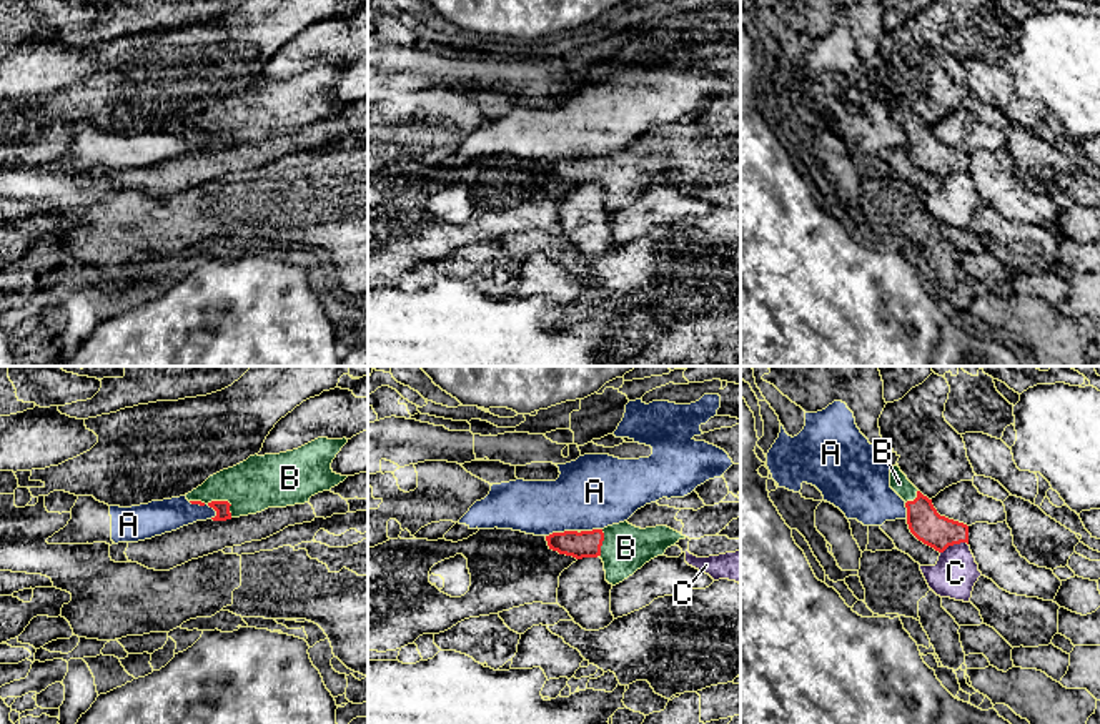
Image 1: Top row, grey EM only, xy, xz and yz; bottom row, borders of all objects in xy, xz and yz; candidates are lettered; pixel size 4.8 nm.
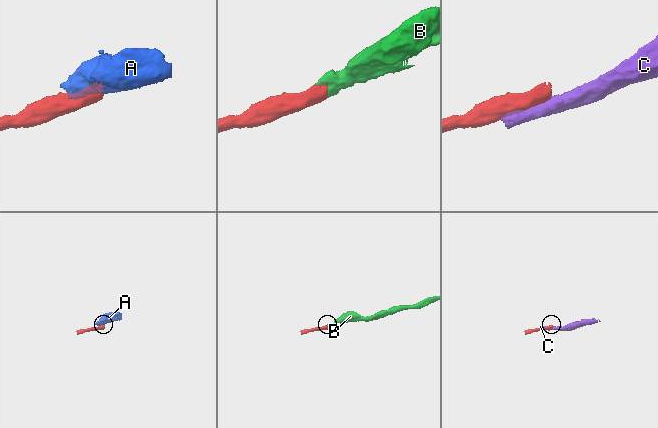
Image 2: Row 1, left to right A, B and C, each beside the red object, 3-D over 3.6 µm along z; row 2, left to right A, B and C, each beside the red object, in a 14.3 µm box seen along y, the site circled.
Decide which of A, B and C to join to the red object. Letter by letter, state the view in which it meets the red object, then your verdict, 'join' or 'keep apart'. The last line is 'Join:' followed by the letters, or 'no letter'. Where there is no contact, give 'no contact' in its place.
A: contact in xy; keep apart
B: contact in xy; join
C: contact in yz; keep apart
Join: B

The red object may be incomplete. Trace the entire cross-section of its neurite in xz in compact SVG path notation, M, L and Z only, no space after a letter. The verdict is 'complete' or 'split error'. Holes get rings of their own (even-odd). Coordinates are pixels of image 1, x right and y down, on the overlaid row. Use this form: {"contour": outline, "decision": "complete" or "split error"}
{"contour": "M627 521L592 531L564 531L546 536L548 546L559 554L601 558L606 581L612 586L622 583L666 549L686 539L681 533L667 528L636 528Z", "decision": "split error"}

